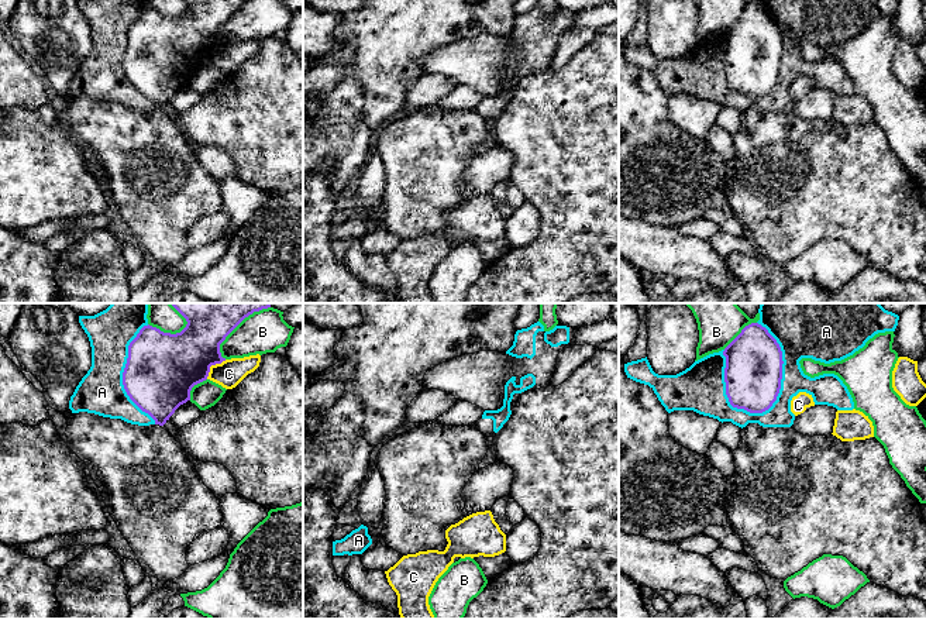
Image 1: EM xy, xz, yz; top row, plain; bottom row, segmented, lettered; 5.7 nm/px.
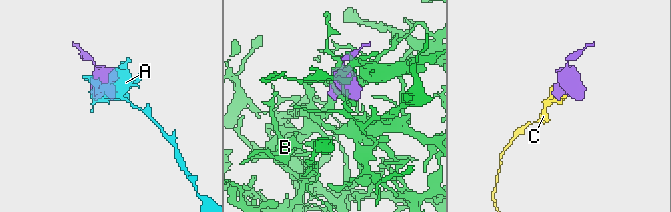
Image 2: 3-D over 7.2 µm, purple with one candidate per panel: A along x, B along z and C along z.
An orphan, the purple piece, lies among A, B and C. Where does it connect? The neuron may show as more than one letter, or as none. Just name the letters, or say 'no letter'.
no letter

